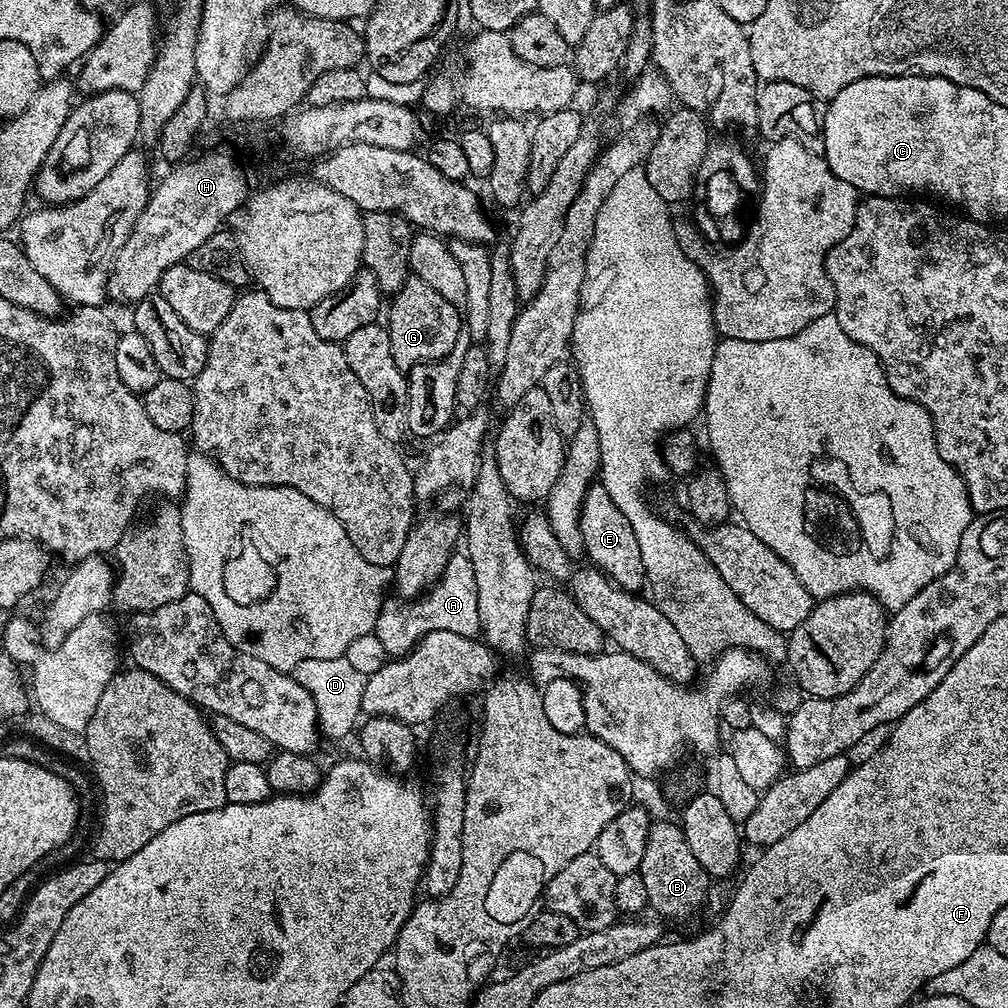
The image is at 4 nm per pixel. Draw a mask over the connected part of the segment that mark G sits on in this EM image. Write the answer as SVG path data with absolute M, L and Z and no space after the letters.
M409 275L403 286L391 297L391 304L386 308L384 325L390 334L390 350L398 368L407 373L413 366L425 364L432 360L443 360L457 345L458 334L464 331L461 309L443 298L428 282L417 276Z

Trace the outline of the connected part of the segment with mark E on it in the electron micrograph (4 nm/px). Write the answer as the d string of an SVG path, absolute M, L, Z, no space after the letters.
M597 482L589 488L580 511L580 529L584 542L583 555L589 556L591 563L599 568L613 584L633 594L645 587L646 577L642 566L642 550L638 546L638 537L630 527L626 514L614 506L614 498L606 494L603 484Z

